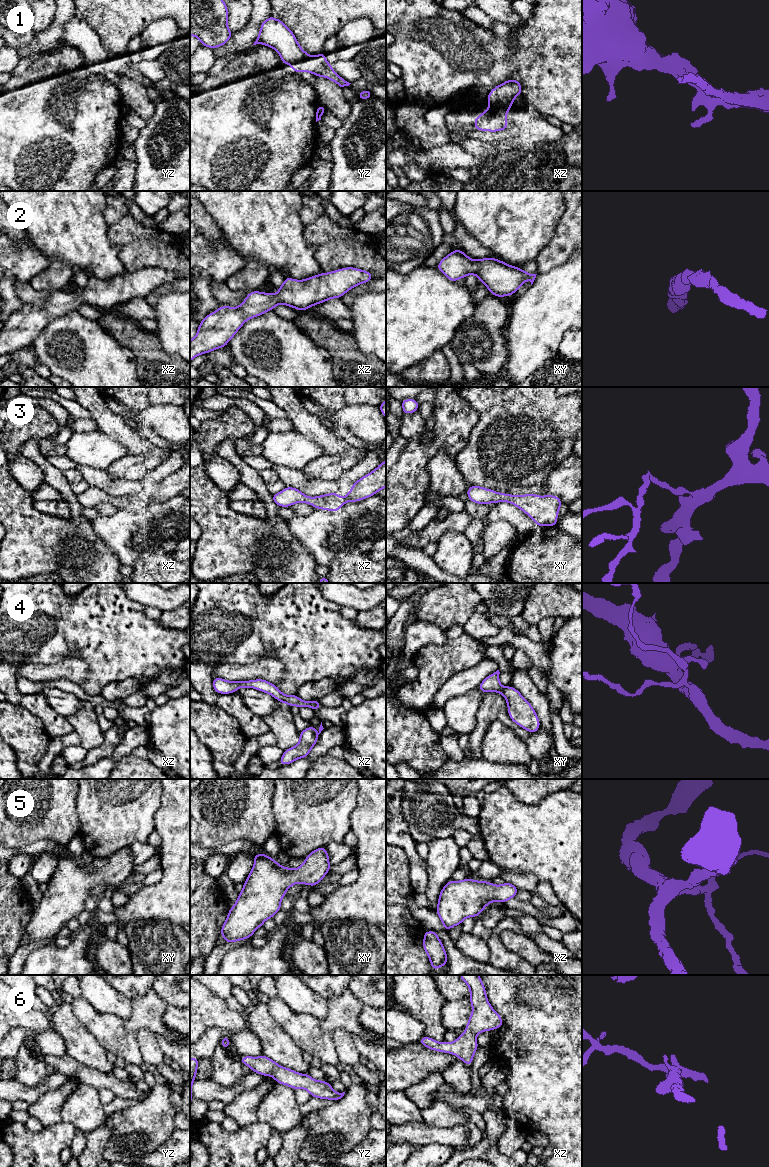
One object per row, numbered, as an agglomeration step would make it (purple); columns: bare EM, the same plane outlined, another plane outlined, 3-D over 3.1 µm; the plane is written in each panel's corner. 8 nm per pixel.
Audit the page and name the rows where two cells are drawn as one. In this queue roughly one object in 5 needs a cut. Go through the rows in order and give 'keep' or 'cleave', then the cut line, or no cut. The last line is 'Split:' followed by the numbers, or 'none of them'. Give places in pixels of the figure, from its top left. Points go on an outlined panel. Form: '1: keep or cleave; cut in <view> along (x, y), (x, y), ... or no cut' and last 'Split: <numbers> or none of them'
1: keep; no cut
2: keep; no cut
3: keep; no cut
4: keep; no cut
5: keep; no cut
6: keep; no cut
Split: none of them

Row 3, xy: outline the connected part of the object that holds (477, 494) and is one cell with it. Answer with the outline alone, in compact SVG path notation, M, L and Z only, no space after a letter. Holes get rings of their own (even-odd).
M471 485L466 494L469 500L476 504L509 502L531 517L539 527L556 526L559 509L563 505L561 499L554 495L510 495L475 485Z

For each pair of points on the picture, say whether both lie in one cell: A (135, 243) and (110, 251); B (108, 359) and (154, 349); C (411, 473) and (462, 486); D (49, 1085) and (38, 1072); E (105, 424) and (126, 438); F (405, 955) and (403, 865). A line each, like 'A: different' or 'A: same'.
A: different
B: different
C: different
D: different
E: same
F: same

